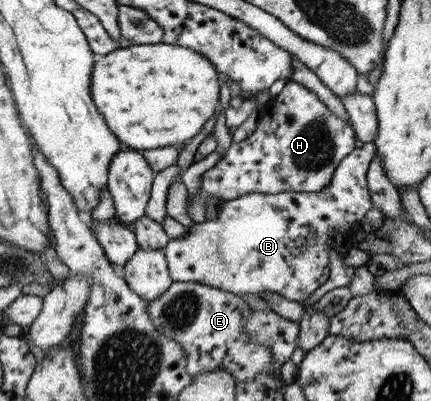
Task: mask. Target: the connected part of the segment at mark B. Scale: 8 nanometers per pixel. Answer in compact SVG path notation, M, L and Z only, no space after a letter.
M370 142L363 143L361 148L354 148L336 165L332 178L328 186L322 188L322 192L316 193L280 193L280 194L259 194L249 193L230 201L224 201L219 208L218 216L214 220L205 220L202 223L194 223L185 230L185 233L178 238L168 239L166 247L162 250L166 263L167 271L171 282L197 282L198 284L208 285L220 290L230 292L241 296L241 294L261 294L261 292L273 292L279 294L282 298L297 303L308 298L323 282L328 280L328 270L330 270L330 258L328 251L332 250L332 238L329 236L332 231L340 229L350 229L352 238L353 232L361 231L360 221L368 210L372 210L372 202L370 202L370 194L366 187L366 171L369 167L372 157L375 155L374 149Z

